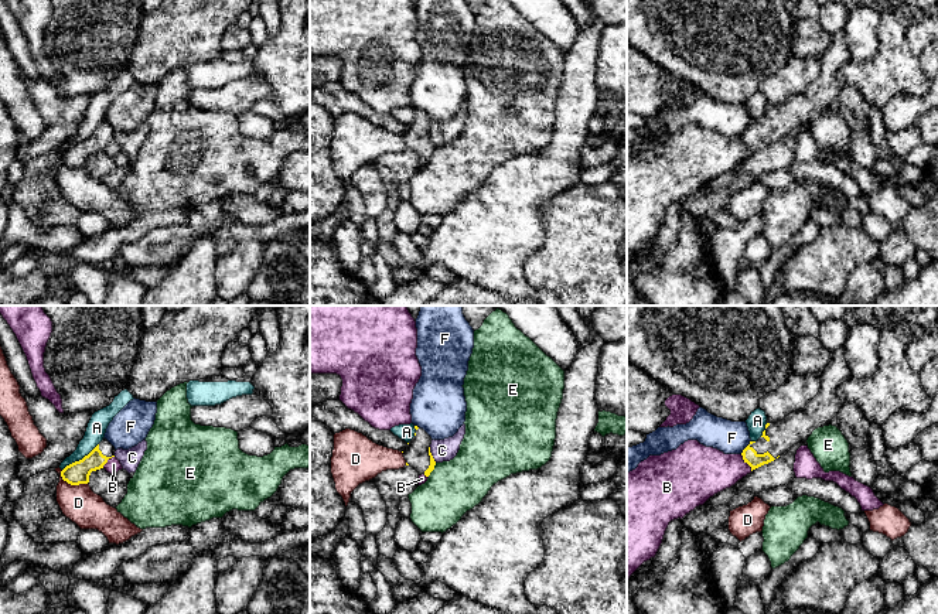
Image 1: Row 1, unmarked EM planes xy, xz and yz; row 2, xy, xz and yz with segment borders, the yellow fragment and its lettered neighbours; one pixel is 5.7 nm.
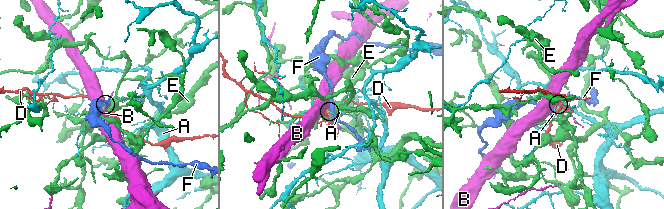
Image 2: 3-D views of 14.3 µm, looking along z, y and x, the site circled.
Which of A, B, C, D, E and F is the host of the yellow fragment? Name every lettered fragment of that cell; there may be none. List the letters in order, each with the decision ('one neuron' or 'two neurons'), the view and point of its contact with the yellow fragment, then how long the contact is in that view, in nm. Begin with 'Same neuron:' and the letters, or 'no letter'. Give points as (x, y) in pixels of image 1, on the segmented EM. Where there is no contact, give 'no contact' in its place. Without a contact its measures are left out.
Same neuron: no letter
A: two neurons | xy (79, 460) | 260 nm
B: two neurons | yz (746, 461) | 120 nm
C: two neurons | xz (430, 454) | 100 nm
D: two neurons | xy (71, 484) | 180 nm
E: two neurons | xz (433, 468) | 90 nm
F: two neurons | yz (746, 447) | 100 nm

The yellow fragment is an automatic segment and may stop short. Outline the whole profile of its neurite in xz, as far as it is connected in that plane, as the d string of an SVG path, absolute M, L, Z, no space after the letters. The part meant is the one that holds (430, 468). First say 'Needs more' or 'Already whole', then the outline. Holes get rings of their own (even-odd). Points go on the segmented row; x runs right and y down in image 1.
Needs more. M415 426L415 437L407 443L403 453L406 465L413 467L419 475L426 477L434 470L436 461L430 453L432 437L420 427Z

